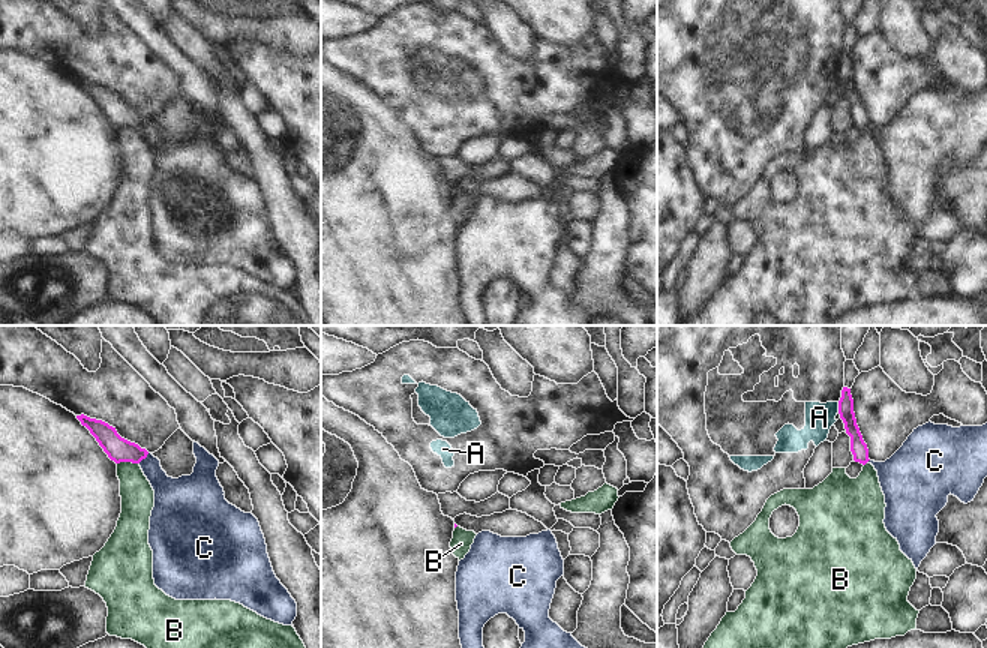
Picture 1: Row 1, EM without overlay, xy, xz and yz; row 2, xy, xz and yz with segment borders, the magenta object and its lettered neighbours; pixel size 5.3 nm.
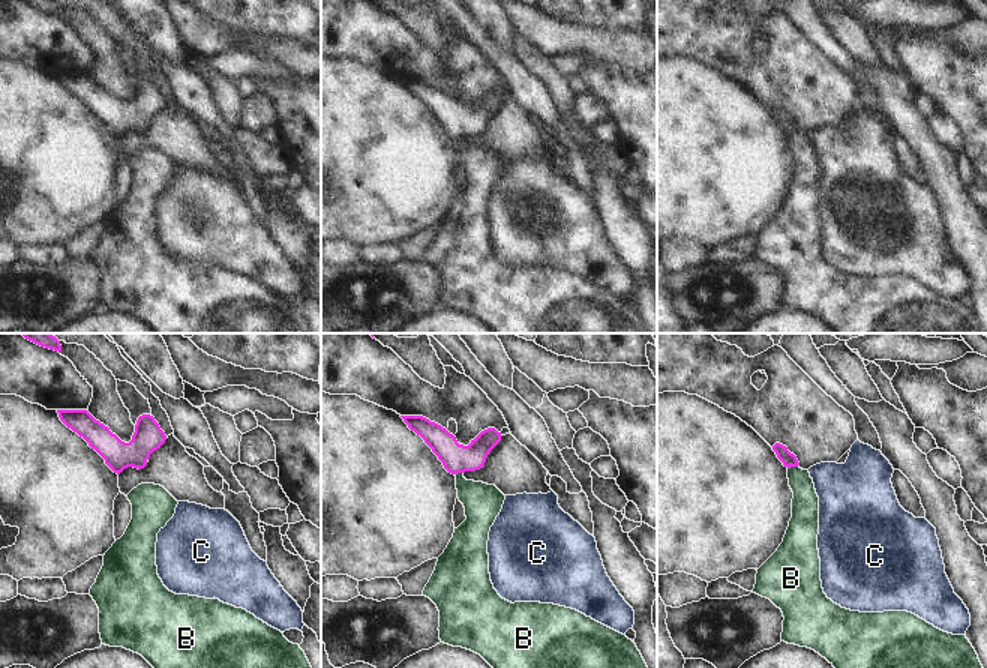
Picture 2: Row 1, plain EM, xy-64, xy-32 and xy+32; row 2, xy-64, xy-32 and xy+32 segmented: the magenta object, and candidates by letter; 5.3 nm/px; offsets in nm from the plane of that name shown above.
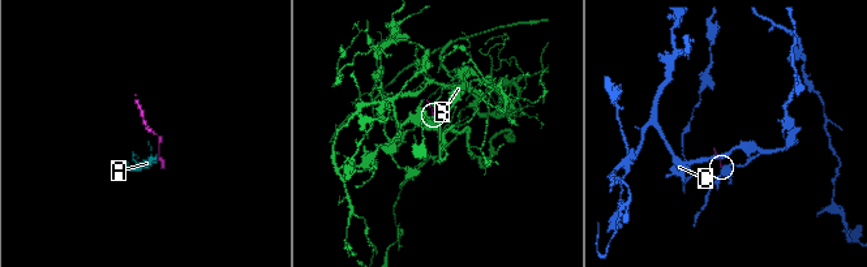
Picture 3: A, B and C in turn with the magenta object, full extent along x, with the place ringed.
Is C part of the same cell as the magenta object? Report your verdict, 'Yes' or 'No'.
No

